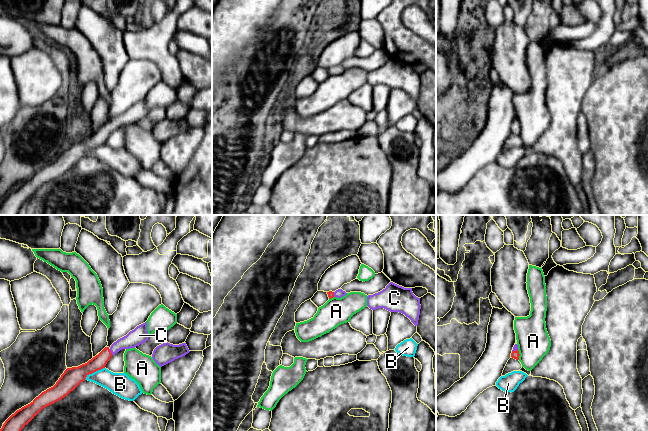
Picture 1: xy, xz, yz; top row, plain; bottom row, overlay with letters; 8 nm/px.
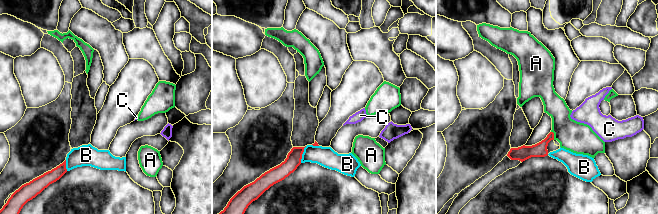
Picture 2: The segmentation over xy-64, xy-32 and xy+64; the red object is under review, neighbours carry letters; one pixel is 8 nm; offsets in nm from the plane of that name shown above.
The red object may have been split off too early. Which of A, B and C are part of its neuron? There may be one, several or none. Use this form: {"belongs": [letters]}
{"belongs": ["C"]}

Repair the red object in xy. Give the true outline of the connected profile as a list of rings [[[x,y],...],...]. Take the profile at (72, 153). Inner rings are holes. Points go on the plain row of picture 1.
[[[147,98],[137,102],[126,112],[118,115],[111,123],[105,123],[98,131],[87,139],[78,143],[67,144],[56,160],[42,168],[30,180],[22,183],[12,190],[0,205],[0,215],[18,215],[21,206],[43,184],[54,180],[67,172],[89,150],[105,144],[110,134],[122,125],[130,125],[146,118],[150,111],[147,107]]]

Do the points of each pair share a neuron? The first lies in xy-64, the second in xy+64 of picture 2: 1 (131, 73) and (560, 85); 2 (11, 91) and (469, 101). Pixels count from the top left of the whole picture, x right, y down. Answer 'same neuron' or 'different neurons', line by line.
1: different neurons
2: different neurons

